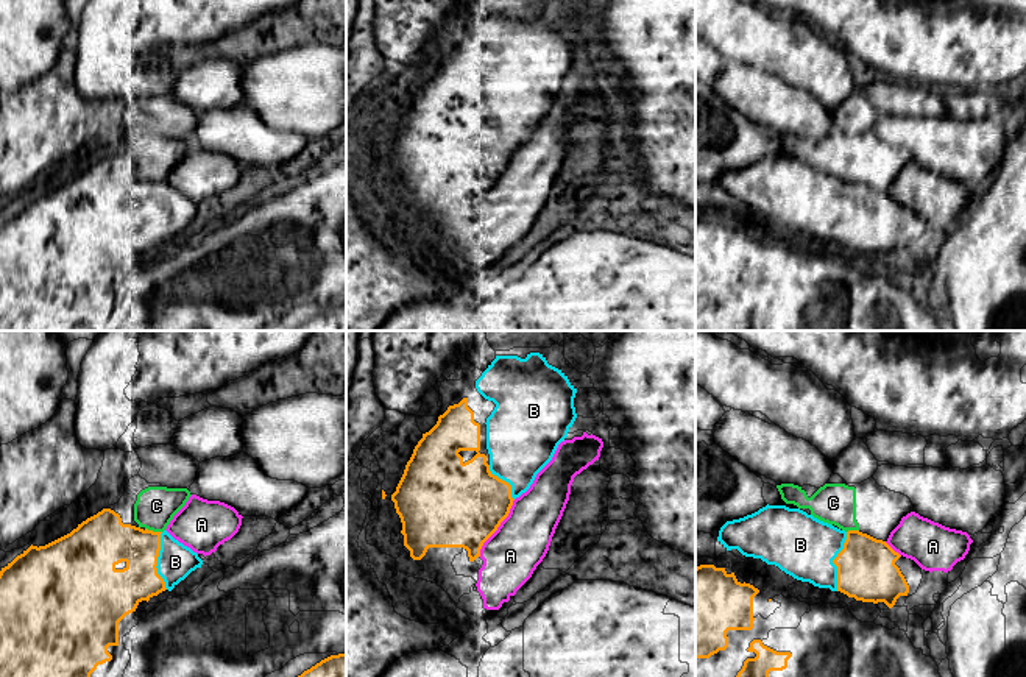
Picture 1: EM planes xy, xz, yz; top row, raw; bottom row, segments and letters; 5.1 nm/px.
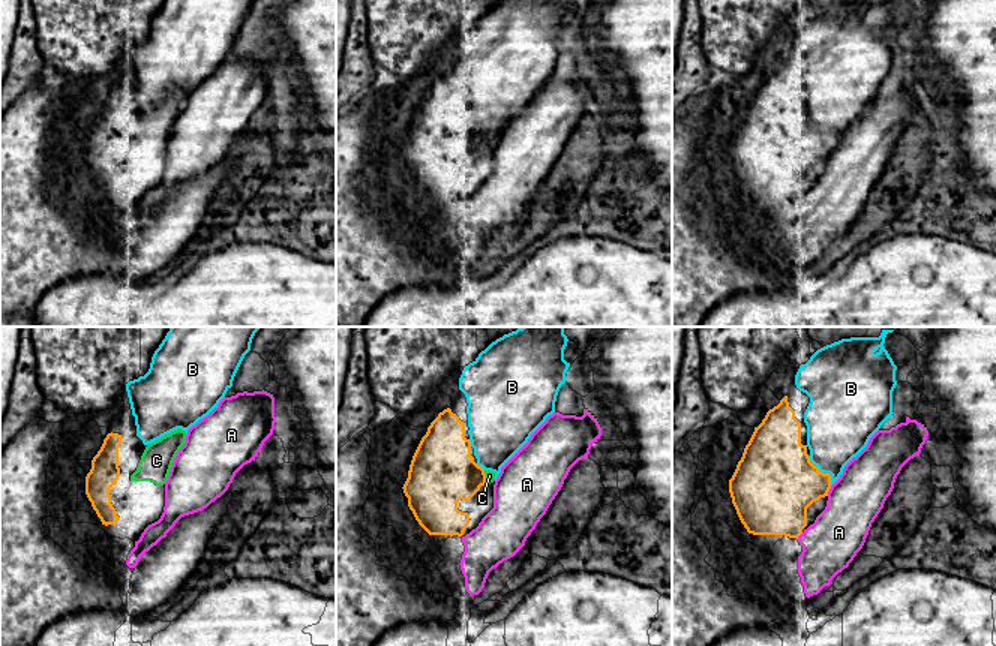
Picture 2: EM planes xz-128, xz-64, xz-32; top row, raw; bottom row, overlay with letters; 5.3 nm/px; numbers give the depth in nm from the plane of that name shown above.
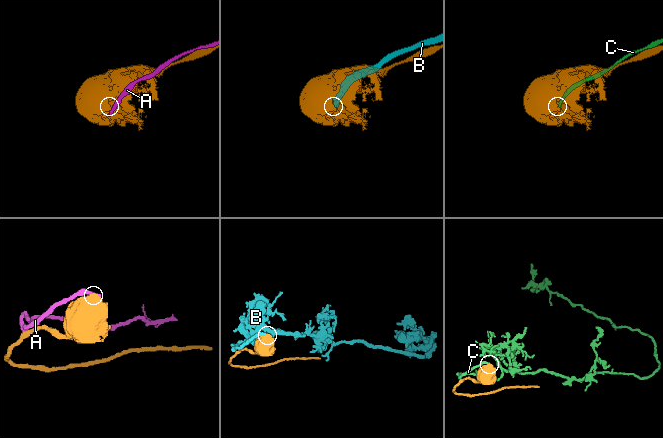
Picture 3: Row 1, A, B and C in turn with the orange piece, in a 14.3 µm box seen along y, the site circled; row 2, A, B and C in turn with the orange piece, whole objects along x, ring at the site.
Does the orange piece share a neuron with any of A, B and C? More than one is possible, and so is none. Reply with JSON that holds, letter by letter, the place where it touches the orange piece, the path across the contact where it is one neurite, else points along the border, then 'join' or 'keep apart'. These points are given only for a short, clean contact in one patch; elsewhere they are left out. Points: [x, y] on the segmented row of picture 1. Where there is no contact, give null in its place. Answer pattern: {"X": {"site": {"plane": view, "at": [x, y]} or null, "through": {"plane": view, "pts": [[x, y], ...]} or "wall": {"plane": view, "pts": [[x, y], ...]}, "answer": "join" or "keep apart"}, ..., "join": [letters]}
{"A": {"site": {"plane": "xz", "at": [498, 526]}, "wall": {"plane": "xz", "pts": [[515, 499], [509, 515], [484, 543], [479, 556]]}, "answer": "keep apart"}, "B": {"site": {"plane": "yz", "at": [833, 562]}, "wall": {"plane": "yz", "pts": [[847, 532], [844, 548], [833, 560], [836, 567], [836, 590]]}, "answer": "keep apart"}, "C": {"site": {"plane": "xy", "at": [152, 531]}, "answer": "keep apart"}, "join": []}

